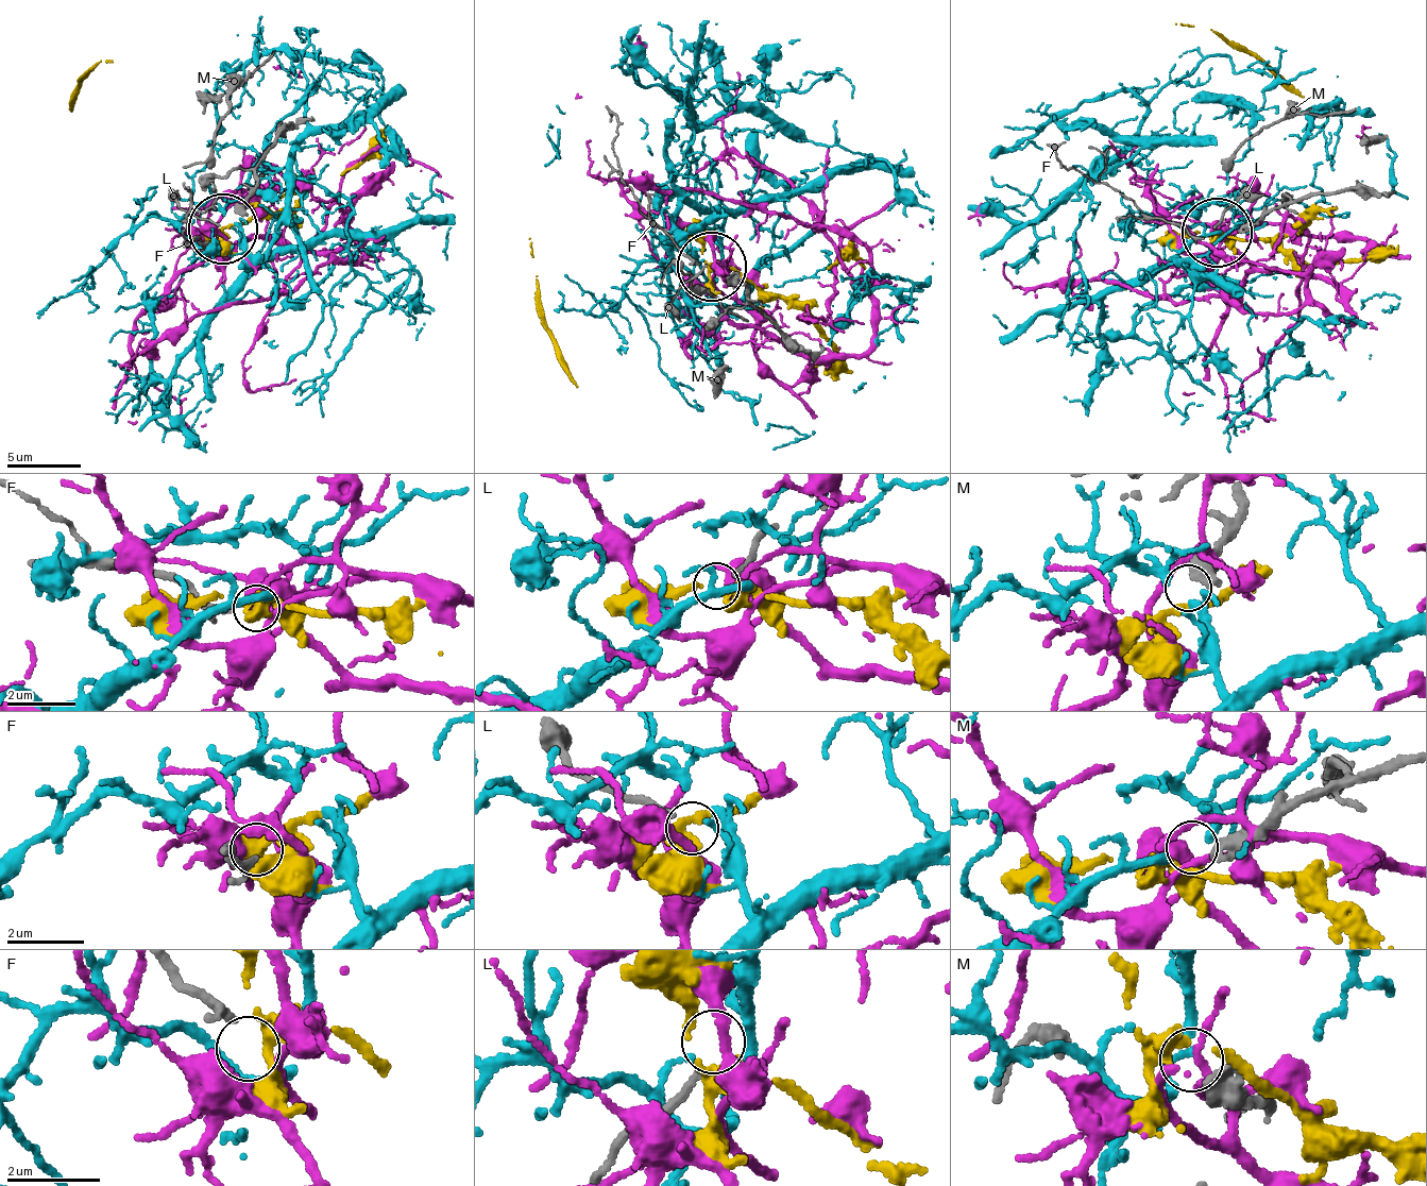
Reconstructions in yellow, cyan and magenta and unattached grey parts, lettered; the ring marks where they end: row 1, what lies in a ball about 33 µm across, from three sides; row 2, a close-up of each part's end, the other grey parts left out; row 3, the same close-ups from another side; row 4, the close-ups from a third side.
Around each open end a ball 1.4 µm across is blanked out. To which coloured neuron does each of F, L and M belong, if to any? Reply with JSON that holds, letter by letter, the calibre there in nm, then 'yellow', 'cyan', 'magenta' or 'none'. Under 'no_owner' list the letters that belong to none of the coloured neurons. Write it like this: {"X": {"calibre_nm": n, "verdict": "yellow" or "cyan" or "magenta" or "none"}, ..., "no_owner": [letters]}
{"F": {"calibre_nm": 200, "verdict": "magenta"}, "L": {"calibre_nm": 150, "verdict": "none"}, "M": {"calibre_nm": 480, "verdict": "none"}, "no_owner": ["L", "M"]}

